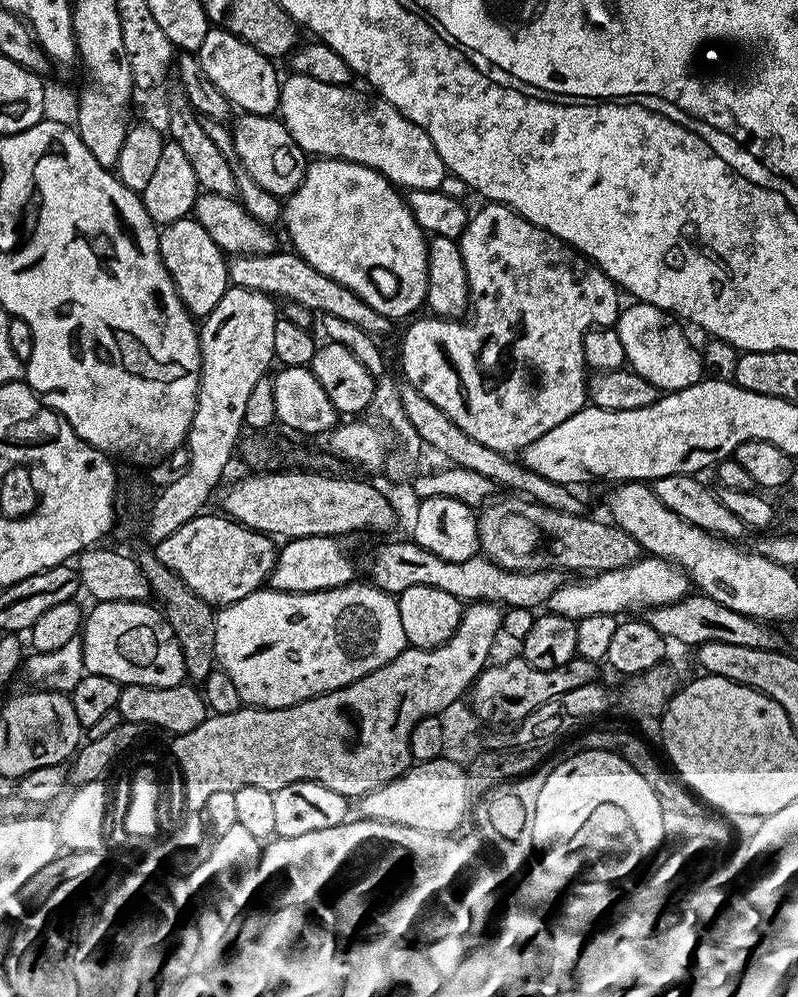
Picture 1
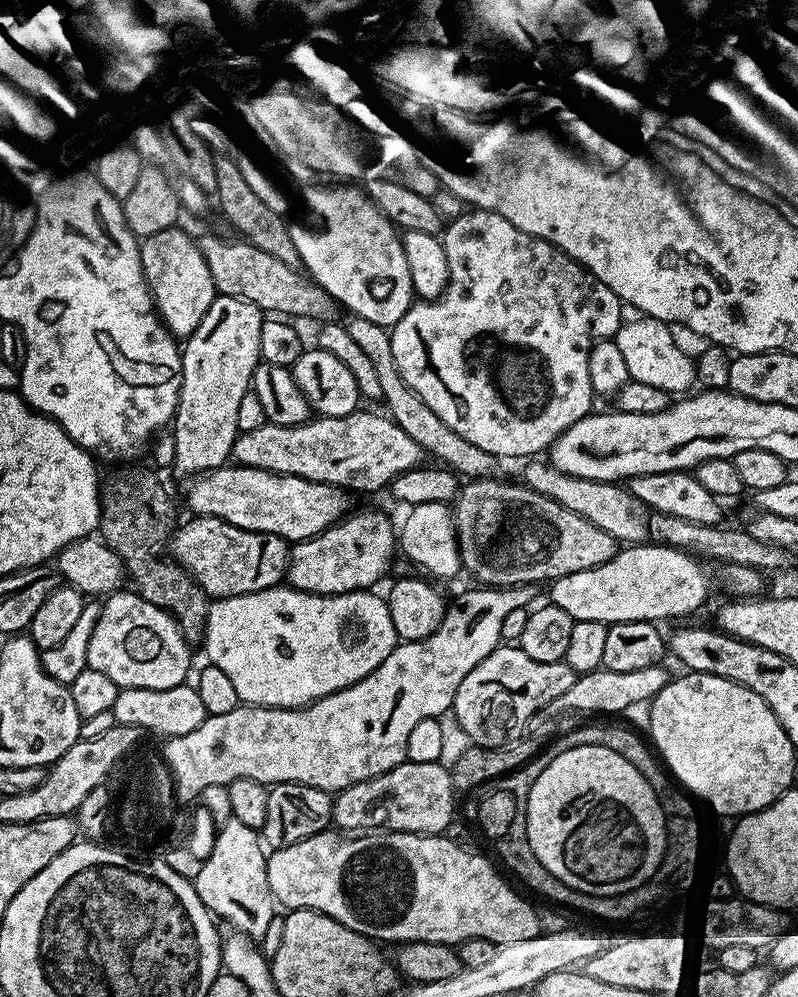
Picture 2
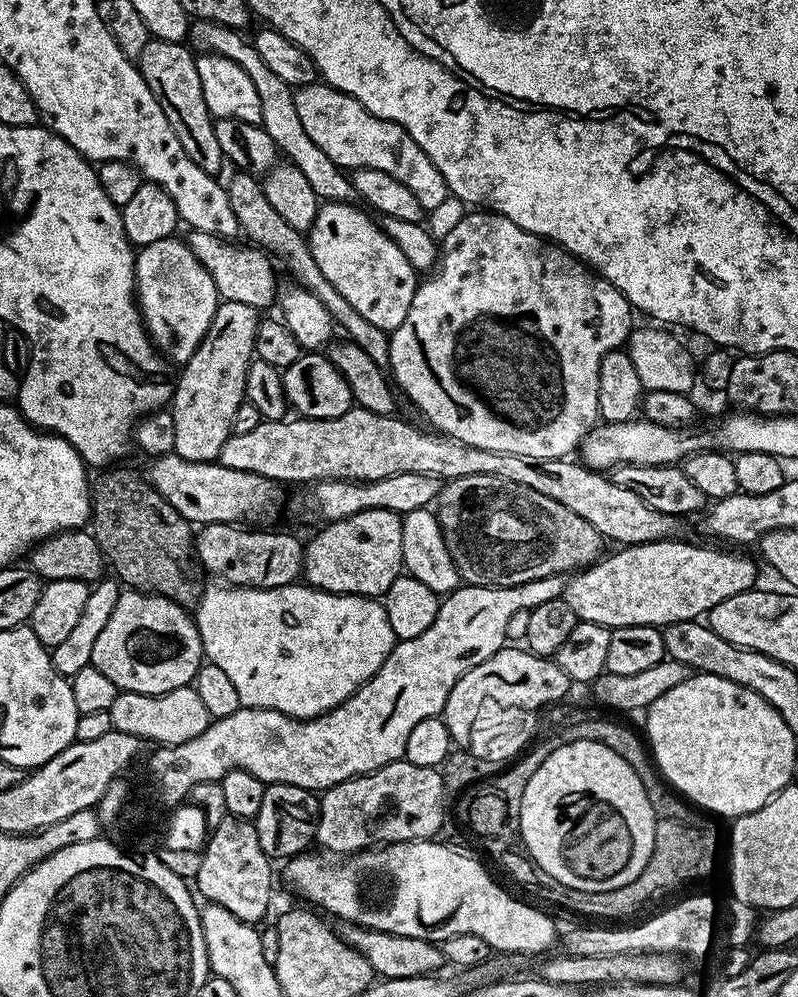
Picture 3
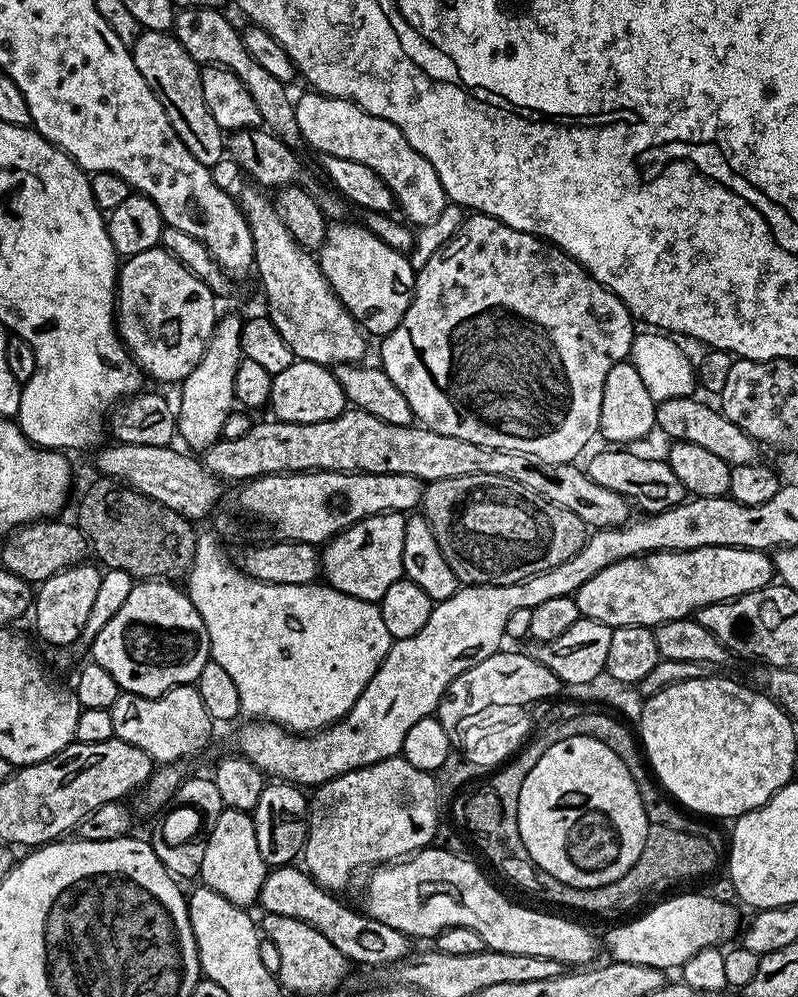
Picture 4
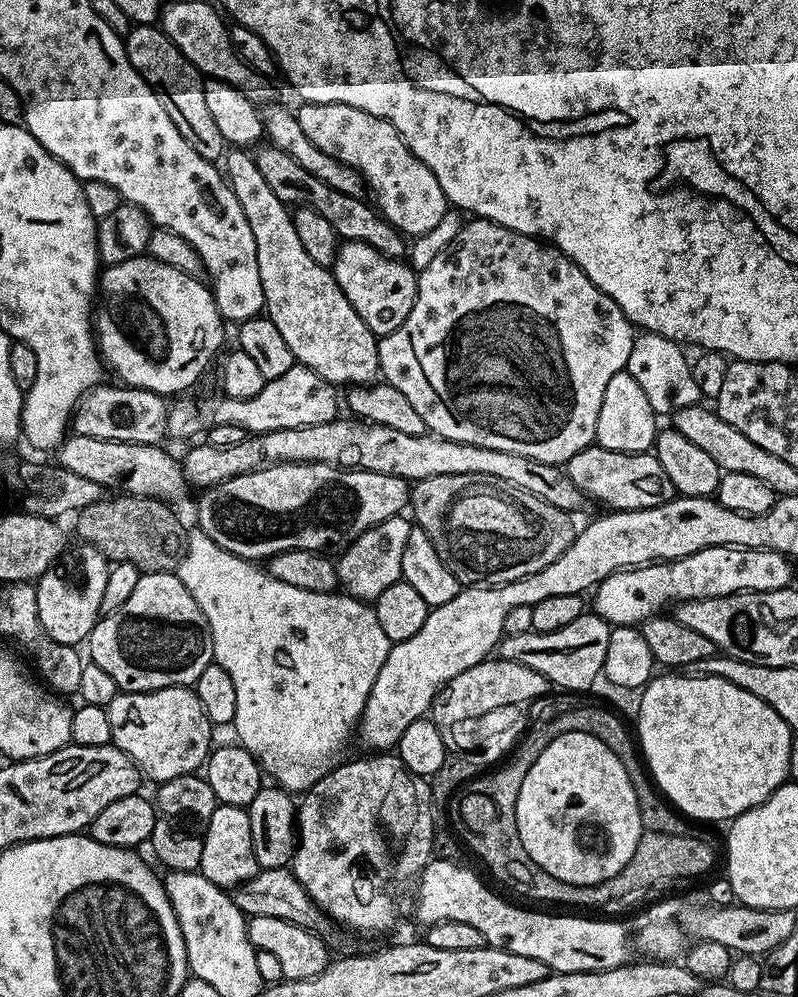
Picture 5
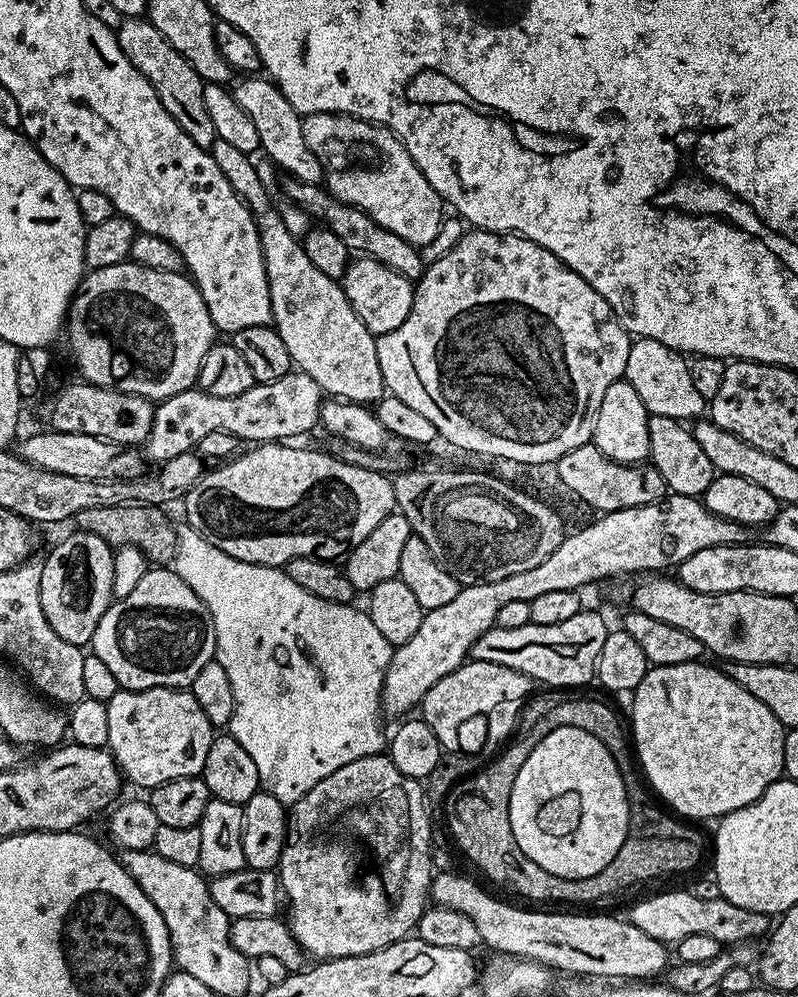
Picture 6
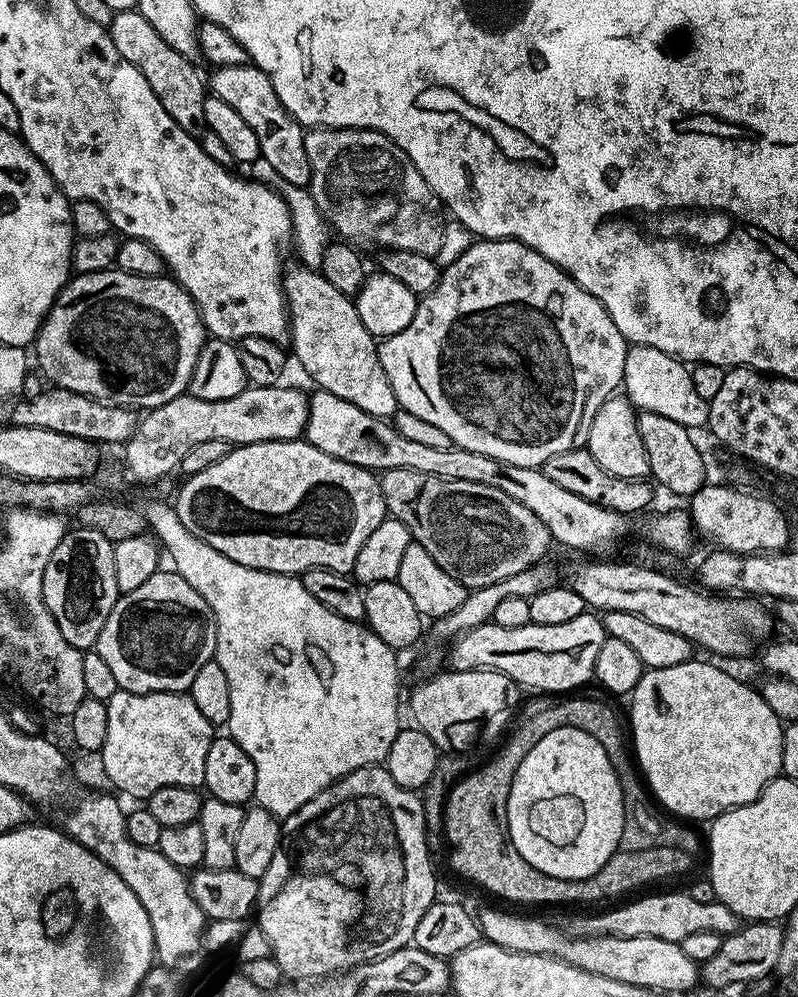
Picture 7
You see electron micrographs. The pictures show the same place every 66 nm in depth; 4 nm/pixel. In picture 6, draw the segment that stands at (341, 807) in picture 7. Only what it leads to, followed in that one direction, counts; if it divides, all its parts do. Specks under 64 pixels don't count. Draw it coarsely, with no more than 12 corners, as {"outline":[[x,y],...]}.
{"outline":[[358,758],[291,805],[286,923],[380,951],[432,890],[423,783]]}

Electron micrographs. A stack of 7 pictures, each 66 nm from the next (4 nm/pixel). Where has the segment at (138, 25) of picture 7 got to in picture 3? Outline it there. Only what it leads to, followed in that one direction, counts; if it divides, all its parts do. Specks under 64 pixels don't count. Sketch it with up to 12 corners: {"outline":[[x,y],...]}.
{"outline":[[149,39],[138,57],[182,150],[226,164],[193,49]]}

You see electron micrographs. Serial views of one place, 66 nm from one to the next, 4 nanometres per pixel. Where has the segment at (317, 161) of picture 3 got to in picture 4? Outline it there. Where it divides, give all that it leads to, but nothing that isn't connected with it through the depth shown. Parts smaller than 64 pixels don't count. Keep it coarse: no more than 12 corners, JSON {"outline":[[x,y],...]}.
{"outline":[[181,8],[174,35],[201,66],[229,68],[261,123],[297,147],[287,85],[246,50],[219,8]]}

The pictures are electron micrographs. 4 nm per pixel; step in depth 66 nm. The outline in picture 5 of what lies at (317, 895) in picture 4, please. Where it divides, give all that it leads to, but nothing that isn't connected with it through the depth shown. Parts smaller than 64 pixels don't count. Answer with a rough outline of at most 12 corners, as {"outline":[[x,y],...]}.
{"outline":[[288,868],[237,884],[245,917],[282,918],[331,951],[355,955],[352,939]]}

